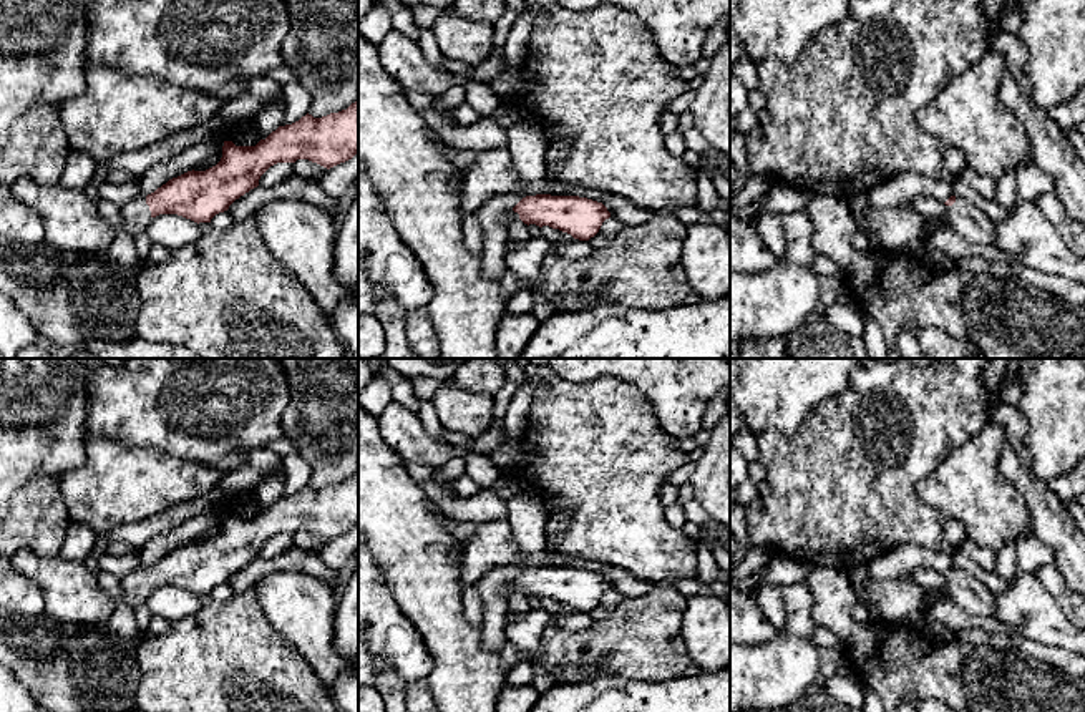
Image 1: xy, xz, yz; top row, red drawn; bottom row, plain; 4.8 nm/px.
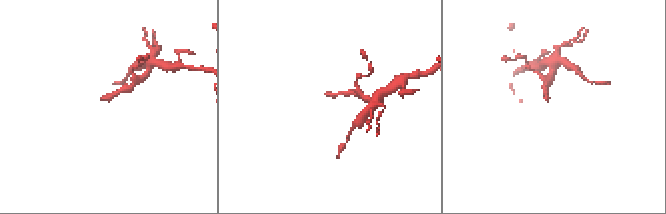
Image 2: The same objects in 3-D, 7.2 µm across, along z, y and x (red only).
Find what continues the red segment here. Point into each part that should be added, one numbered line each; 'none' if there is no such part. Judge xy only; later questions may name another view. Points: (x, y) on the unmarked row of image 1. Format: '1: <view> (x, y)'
1: xy (136, 588)

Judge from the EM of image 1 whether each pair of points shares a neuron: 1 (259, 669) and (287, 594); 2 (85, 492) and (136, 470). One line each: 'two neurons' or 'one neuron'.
1: two neurons
2: one neuron

